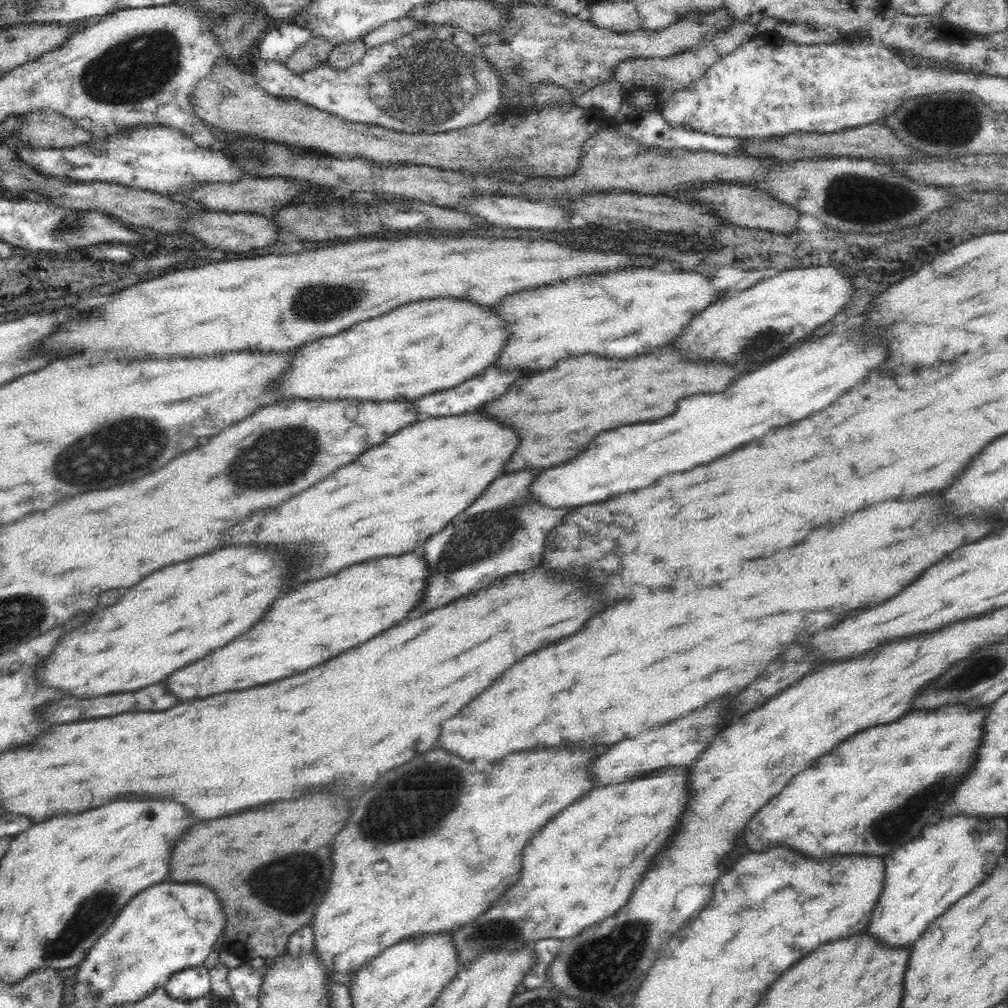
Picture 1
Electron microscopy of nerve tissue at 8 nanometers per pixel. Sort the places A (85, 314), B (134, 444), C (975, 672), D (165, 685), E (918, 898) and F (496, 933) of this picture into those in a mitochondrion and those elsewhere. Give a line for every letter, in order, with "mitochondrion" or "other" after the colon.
A: other
B: mitochondrion
C: mitochondrion
D: other
E: other
F: mitochondrion

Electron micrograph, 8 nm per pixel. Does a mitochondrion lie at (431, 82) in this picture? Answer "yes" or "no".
yes

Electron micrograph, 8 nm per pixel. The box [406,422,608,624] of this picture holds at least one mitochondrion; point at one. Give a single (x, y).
(485, 534)

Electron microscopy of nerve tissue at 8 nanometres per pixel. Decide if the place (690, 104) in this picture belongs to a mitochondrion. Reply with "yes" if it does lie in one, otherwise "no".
no

